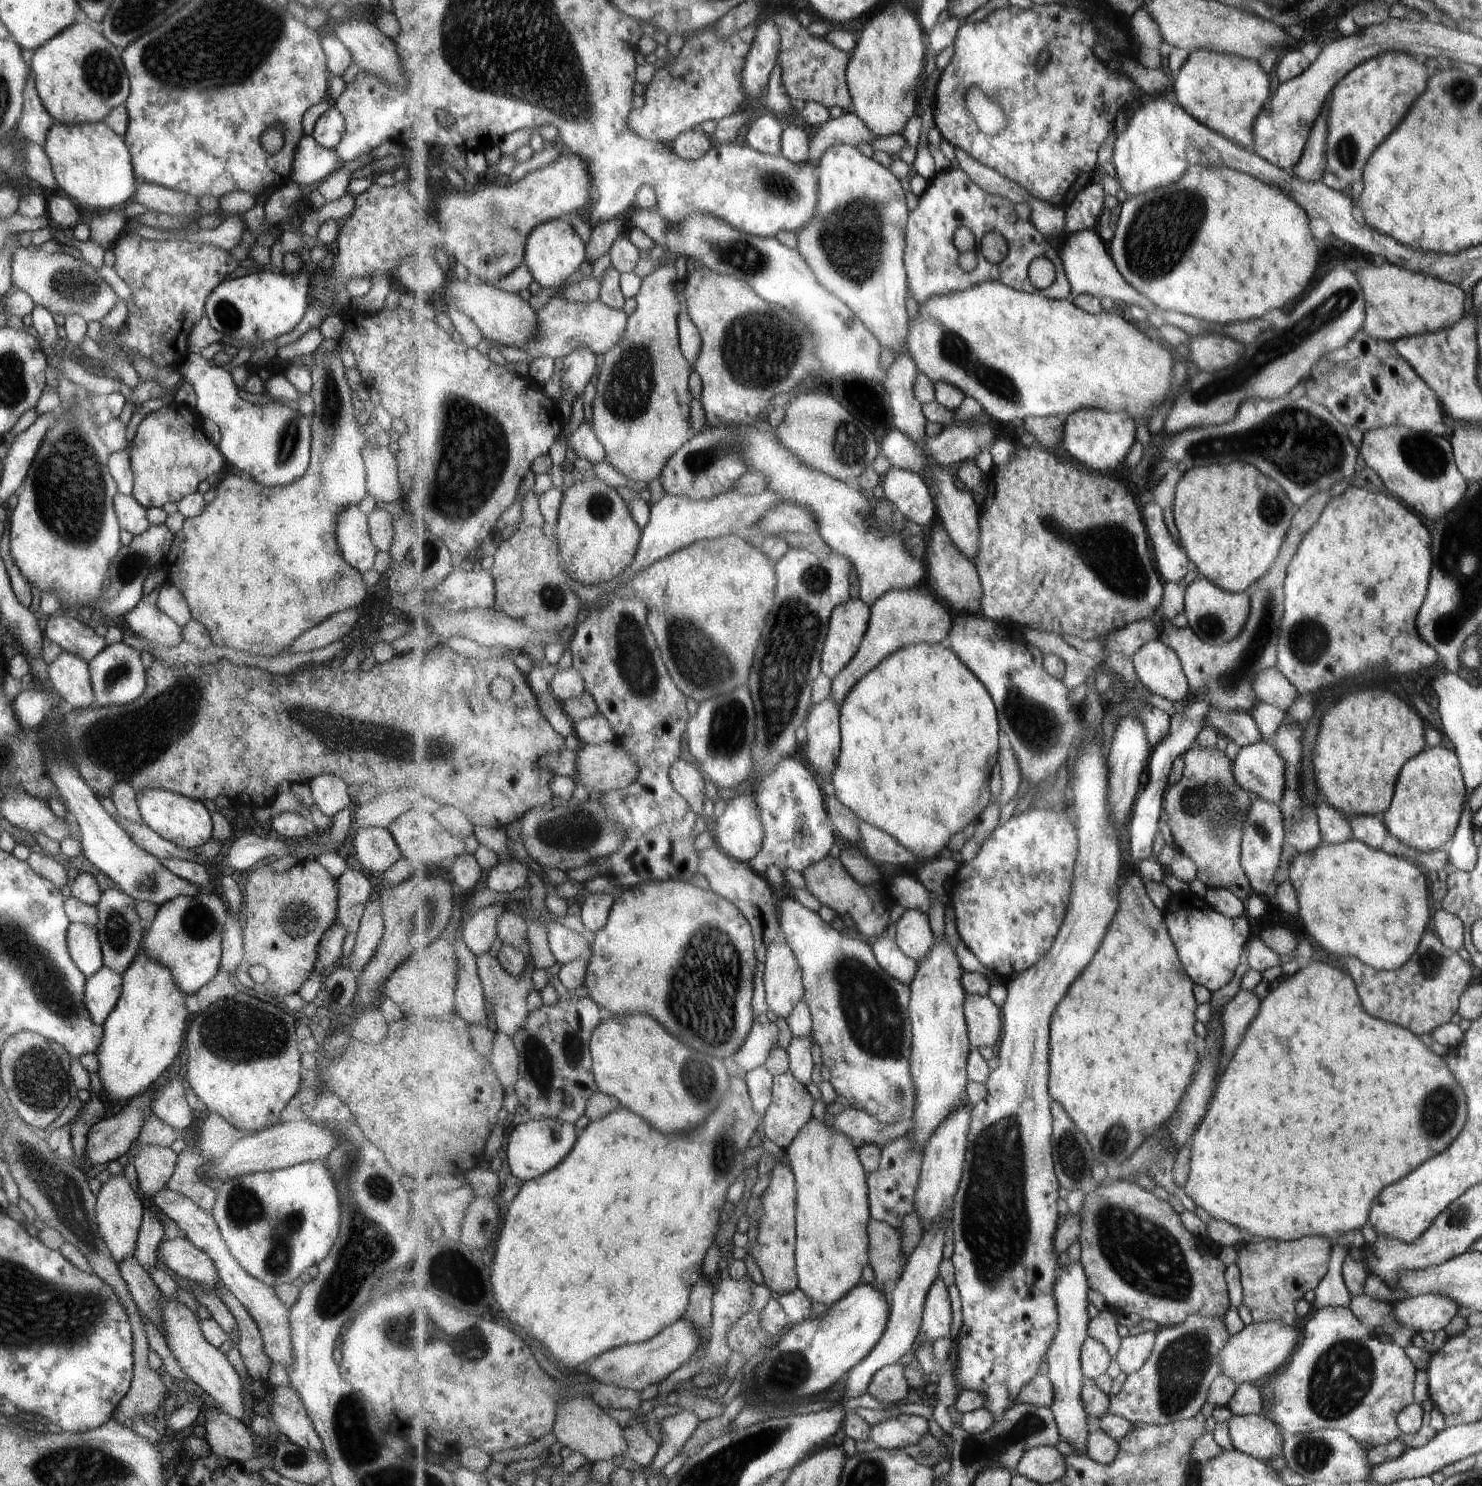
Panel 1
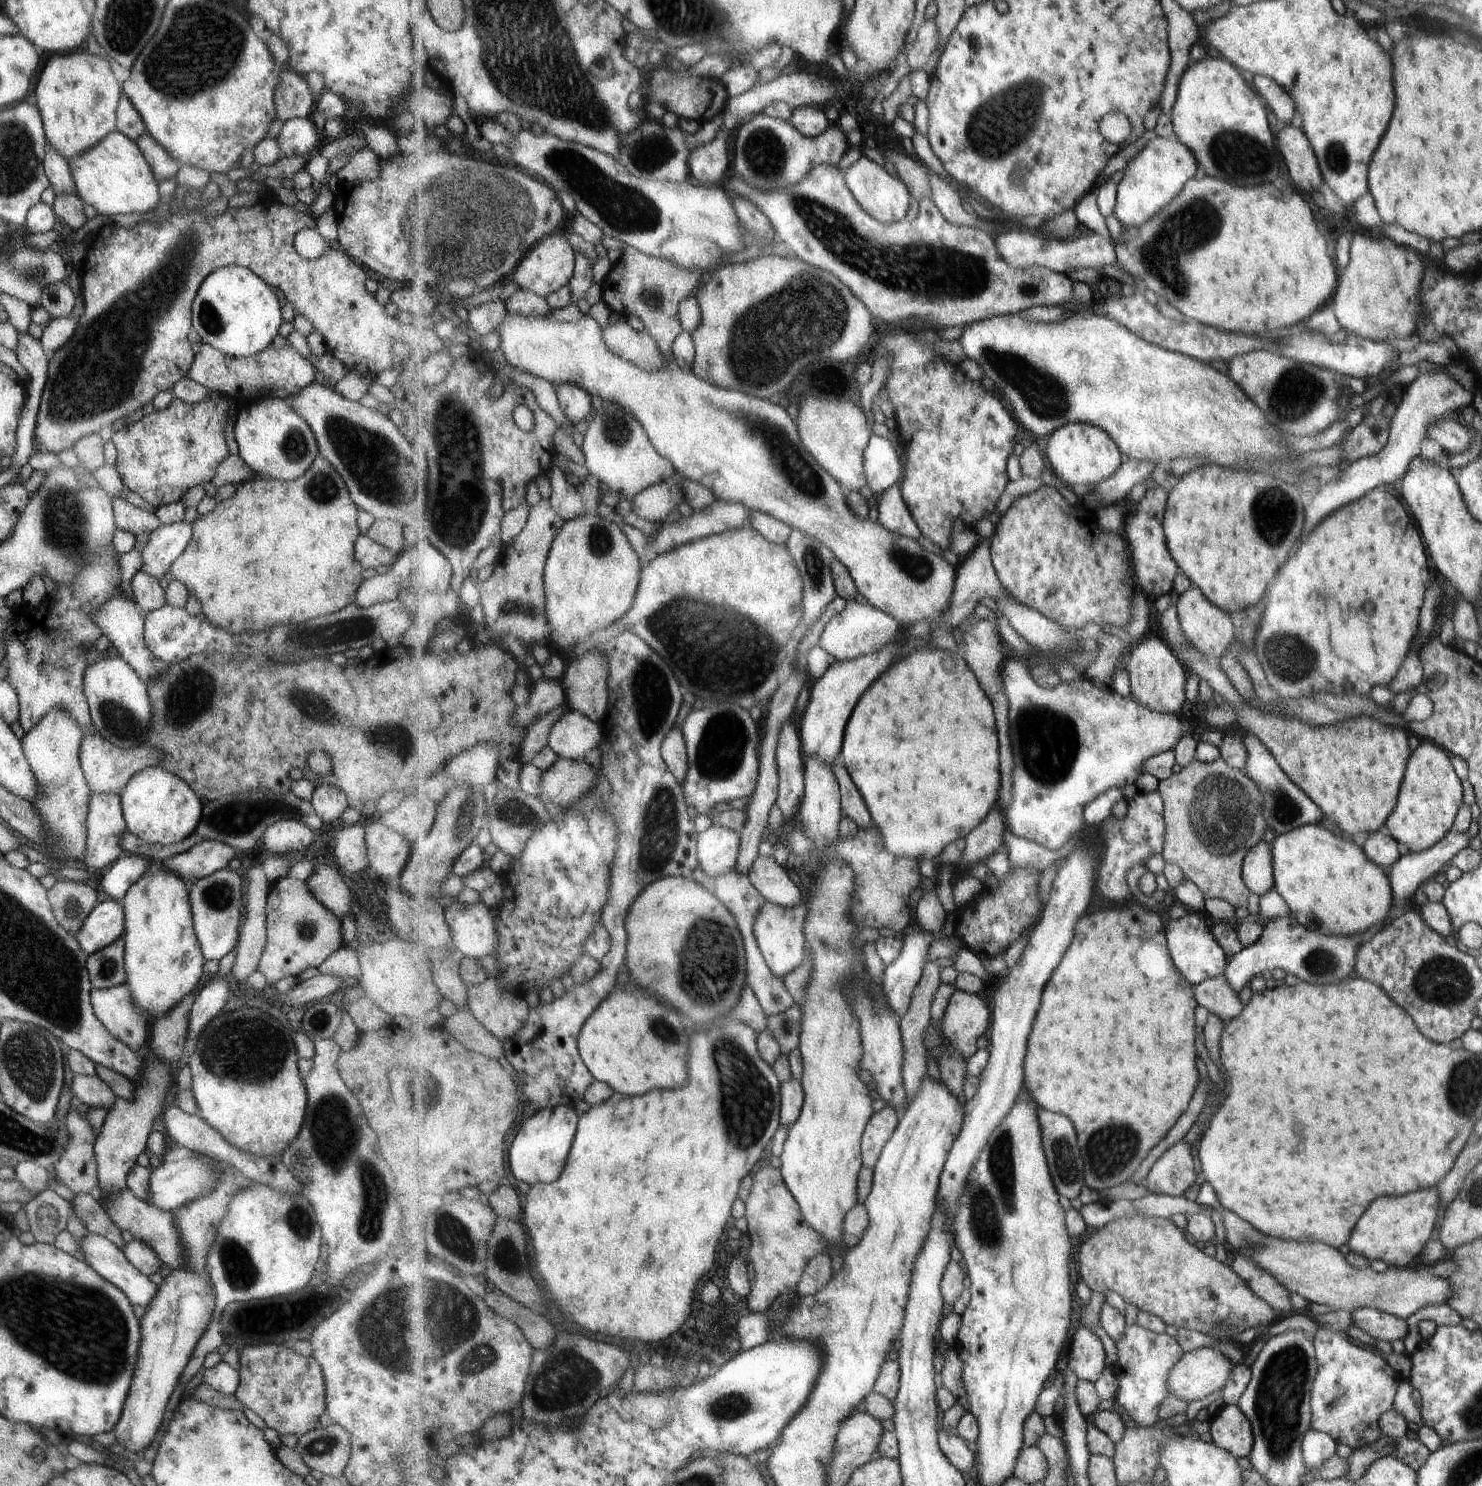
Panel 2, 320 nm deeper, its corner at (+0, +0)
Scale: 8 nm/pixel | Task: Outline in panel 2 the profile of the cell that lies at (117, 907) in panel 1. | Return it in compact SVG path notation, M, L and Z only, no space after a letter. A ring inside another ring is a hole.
M123 934L86 960L90 989L110 988L125 981Z

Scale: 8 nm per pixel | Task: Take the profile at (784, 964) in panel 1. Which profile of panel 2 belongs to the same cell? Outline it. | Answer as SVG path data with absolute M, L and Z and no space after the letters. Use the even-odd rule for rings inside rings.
M765 899L761 906L761 912L755 920L755 936L771 972L782 981L791 976L797 968L801 967L806 955L807 938L805 938L805 920L807 920L807 908L805 904L795 908L783 908Z

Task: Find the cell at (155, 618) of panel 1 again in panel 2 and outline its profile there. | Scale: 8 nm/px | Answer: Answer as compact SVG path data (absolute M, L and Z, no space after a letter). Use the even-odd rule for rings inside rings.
M138 570L131 578L133 600L143 614L164 606L164 589L158 580Z

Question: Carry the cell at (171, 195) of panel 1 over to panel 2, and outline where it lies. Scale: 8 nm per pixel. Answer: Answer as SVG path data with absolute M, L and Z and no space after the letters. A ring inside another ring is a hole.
M146 131L135 142L143 159L151 168L153 178L158 183L163 183L165 180L175 177L180 167L179 164Z

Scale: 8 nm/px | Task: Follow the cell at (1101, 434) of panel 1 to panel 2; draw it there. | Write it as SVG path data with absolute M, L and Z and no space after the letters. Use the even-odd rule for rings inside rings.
M1070 423L1059 428L1048 439L1046 459L1059 479L1068 487L1077 484L1095 484L1104 482L1116 474L1121 463L1121 450L1113 436L1099 426L1088 423Z

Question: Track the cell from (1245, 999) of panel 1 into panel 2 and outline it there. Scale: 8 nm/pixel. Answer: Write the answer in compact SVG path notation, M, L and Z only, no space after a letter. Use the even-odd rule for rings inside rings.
M1180 1140L1156 1160L1144 1184L1150 1193L1183 1197L1185 1191L1195 1184L1197 1169L1191 1146Z

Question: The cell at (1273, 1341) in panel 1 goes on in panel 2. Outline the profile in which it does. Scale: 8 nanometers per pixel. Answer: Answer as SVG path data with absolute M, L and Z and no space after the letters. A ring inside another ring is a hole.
M1208 1345L1206 1348L1186 1352L1181 1361L1169 1374L1169 1392L1187 1402L1203 1400L1205 1396L1221 1390L1232 1373L1232 1363L1226 1358L1219 1348Z

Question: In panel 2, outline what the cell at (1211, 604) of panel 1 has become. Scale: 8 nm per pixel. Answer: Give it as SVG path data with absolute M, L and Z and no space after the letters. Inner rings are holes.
M1191 585L1180 595L1179 602L1177 602L1177 613L1185 637L1201 652L1205 652L1205 656L1221 660L1227 644L1233 642L1233 626L1229 620L1231 616L1209 603L1196 585Z

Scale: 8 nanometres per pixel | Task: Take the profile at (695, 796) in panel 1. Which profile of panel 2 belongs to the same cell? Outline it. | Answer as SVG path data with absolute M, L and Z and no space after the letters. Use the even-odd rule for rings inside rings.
M675 727L669 732L662 746L662 755L668 770L675 775L679 783L685 782L689 771L688 745L681 728Z

